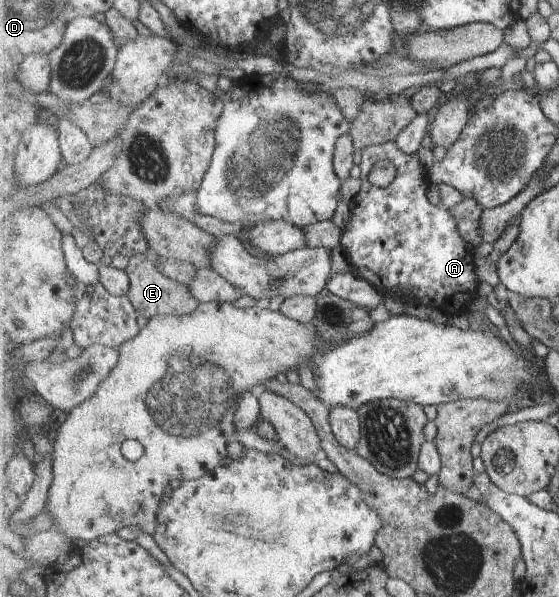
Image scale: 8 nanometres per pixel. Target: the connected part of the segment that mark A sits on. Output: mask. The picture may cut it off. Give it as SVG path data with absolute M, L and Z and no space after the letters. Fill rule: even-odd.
M387 142L386 144L372 145L369 146L368 149L364 149L360 168L361 190L354 197L354 205L356 205L356 207L352 209L352 217L343 230L343 235L341 237L341 247L345 251L344 256L346 260L350 261L348 264L351 272L356 276L368 281L376 290L380 291L380 293L383 293L384 295L399 296L404 302L408 302L410 304L422 305L431 309L436 308L442 313L445 313L447 316L467 313L467 311L472 309L472 306L478 298L478 295L480 295L480 280L477 275L475 257L470 245L468 245L463 239L463 235L459 233L459 226L456 225L456 219L454 218L454 215L450 213L450 210L443 206L440 207L440 205L436 206L434 203L430 203L430 199L428 199L428 187L430 187L429 175L428 171L424 169L422 163L419 161L419 157L414 154L404 153L404 151L398 147L396 142ZM385 159L392 162L397 174L392 183L390 183L385 189L380 189L380 187L375 187L372 185L372 183L370 183L370 171L372 171L372 167L376 165L376 161Z

